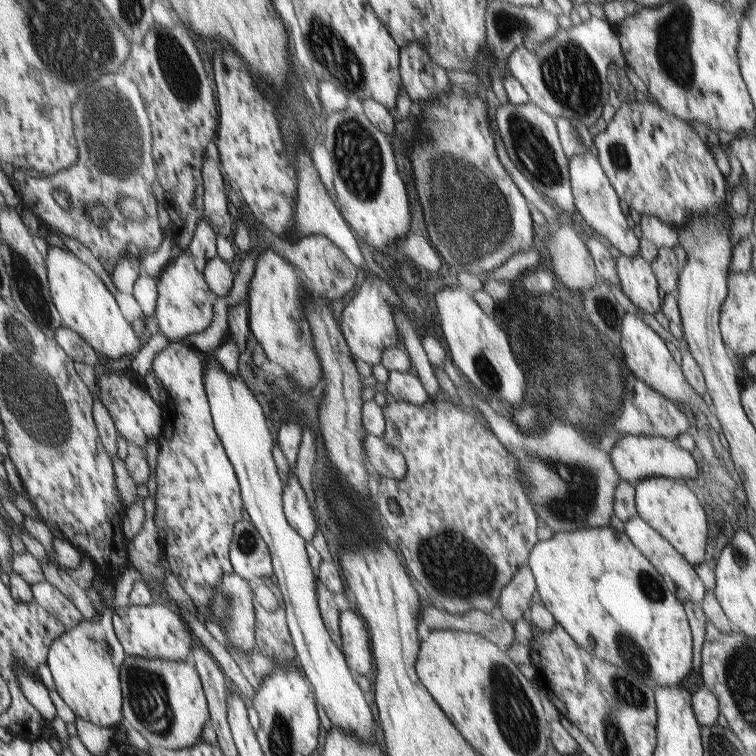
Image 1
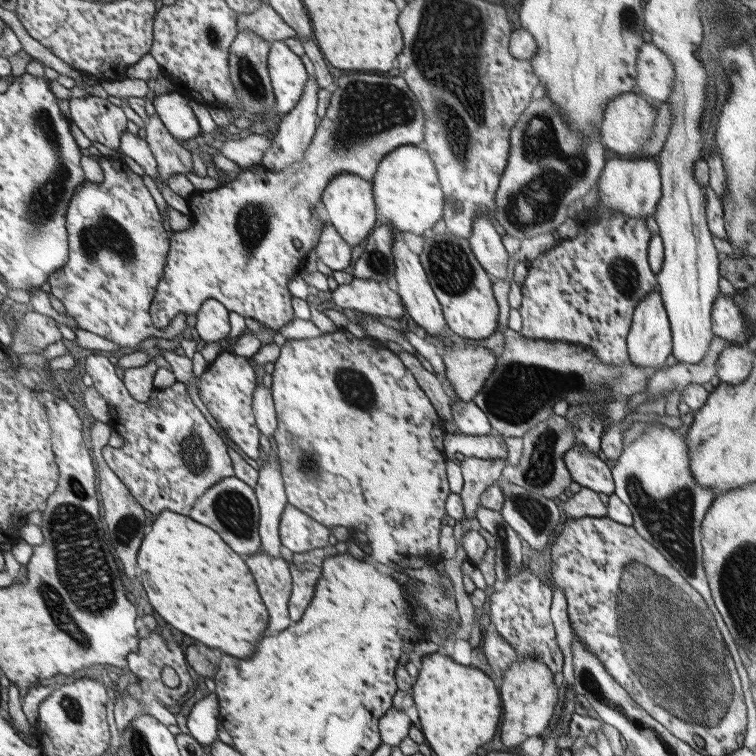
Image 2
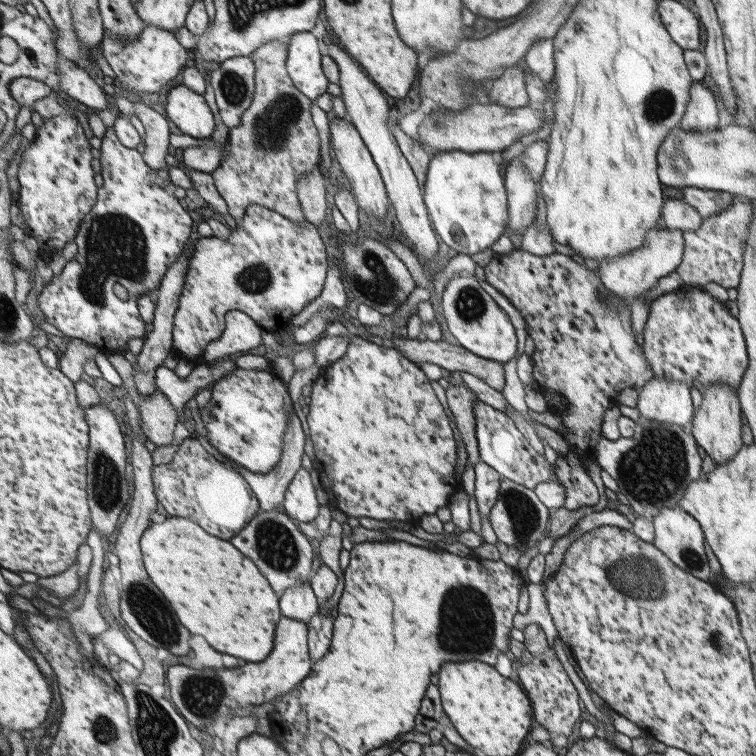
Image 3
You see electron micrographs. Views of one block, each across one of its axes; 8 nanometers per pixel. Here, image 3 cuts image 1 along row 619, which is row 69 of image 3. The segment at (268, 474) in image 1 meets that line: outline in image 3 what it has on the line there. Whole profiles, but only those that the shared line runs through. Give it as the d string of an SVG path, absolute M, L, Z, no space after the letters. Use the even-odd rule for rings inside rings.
M310 31L292 35L287 44L287 72L296 88L312 101L318 100L328 88L328 80L320 68L318 39Z

